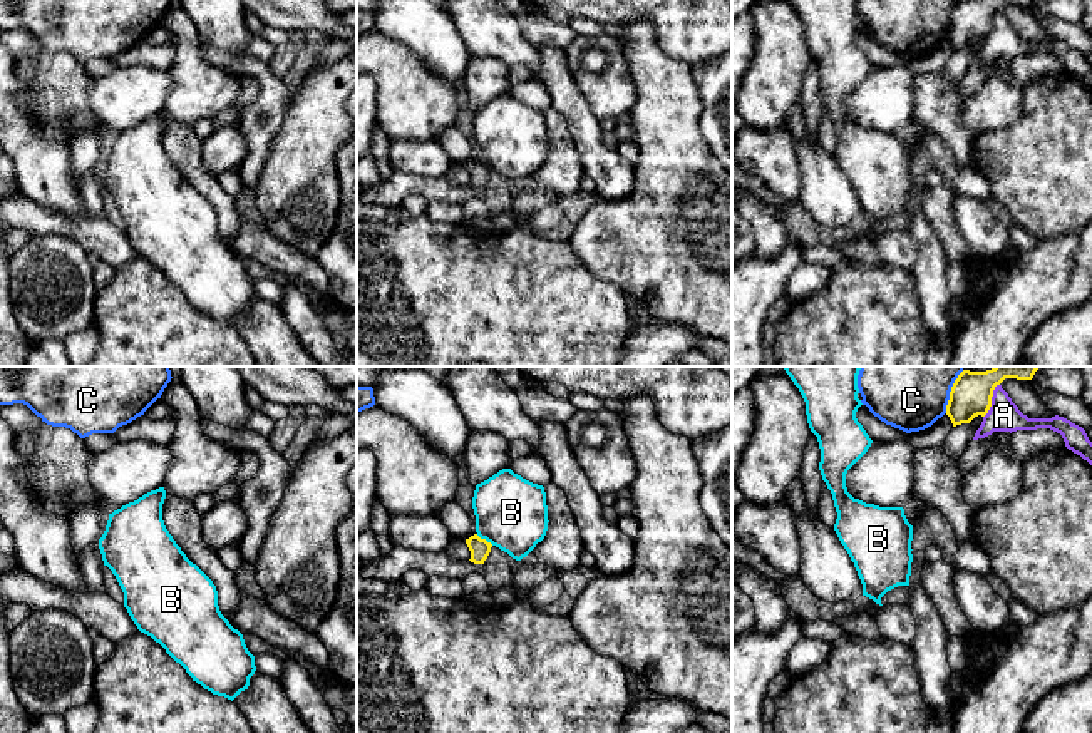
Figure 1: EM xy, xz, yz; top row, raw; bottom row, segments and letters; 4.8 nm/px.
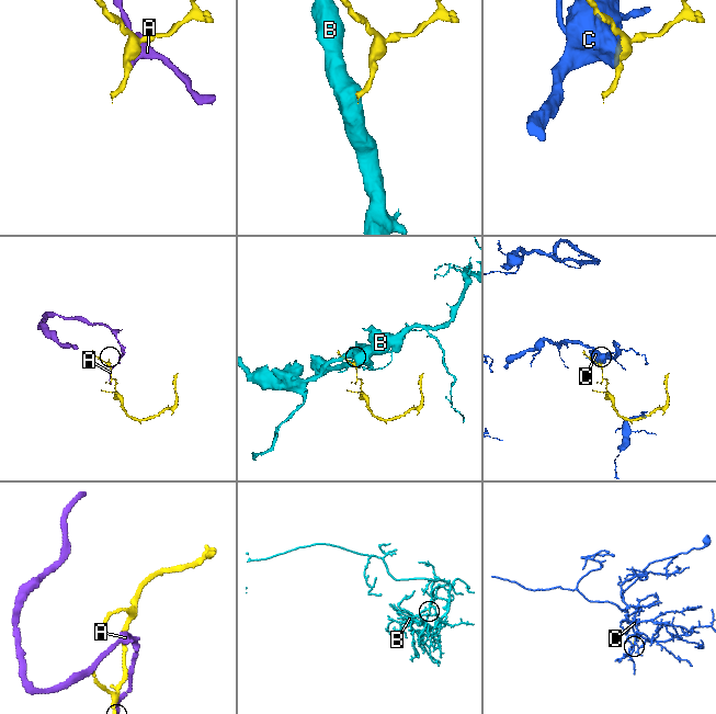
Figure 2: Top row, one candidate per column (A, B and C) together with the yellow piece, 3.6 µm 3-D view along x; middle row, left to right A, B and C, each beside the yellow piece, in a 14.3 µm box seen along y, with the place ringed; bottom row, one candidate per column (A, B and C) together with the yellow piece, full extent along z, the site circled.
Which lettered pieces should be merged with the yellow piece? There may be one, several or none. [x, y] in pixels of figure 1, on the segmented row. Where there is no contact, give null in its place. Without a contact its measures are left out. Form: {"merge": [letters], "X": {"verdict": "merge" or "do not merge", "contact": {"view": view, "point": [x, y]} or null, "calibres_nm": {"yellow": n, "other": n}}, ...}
{"merge": [], "A": {"verdict": "do not merge", "contact": {"view": "yz", "point": [990, 400]}, "calibres_nm": {"yellow": 200, "other": 160}}, "B": {"verdict": "do not merge", "contact": {"view": "xz", "point": [484, 539]}, "calibres_nm": {"yellow": 100, "other": 340}}, "C": {"verdict": "do not merge", "contact": {"view": "yz", "point": [950, 392]}, "calibres_nm": {"yellow": 200, "other": 460}}}

